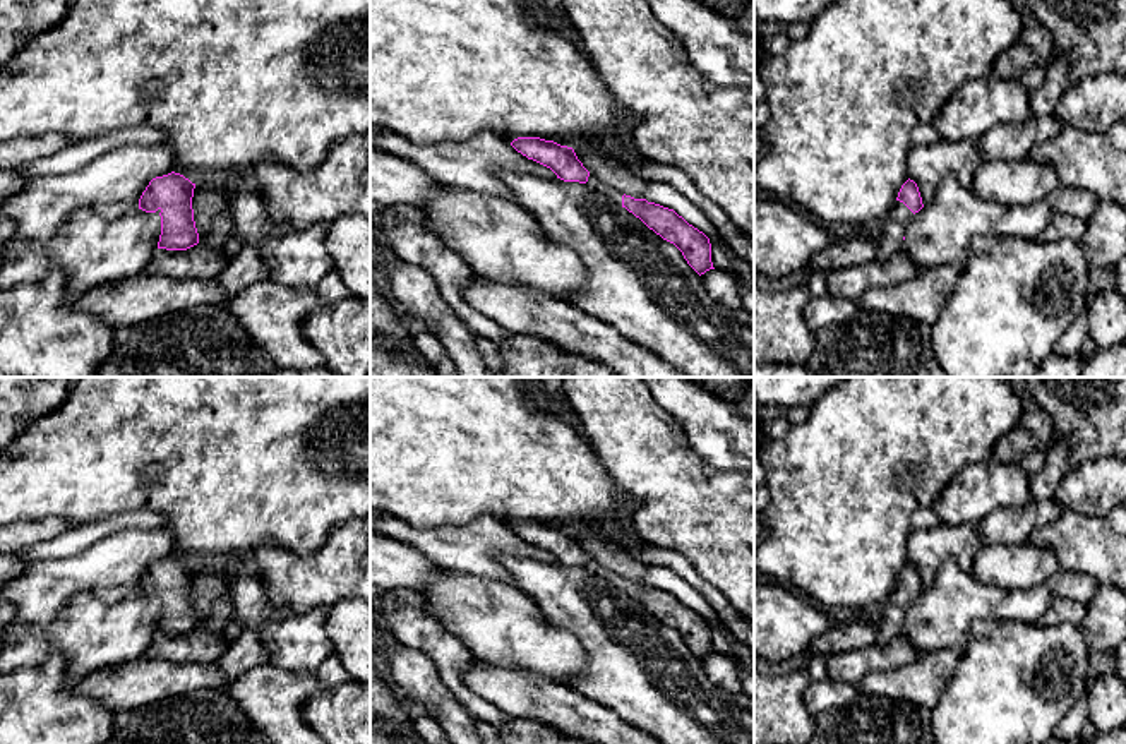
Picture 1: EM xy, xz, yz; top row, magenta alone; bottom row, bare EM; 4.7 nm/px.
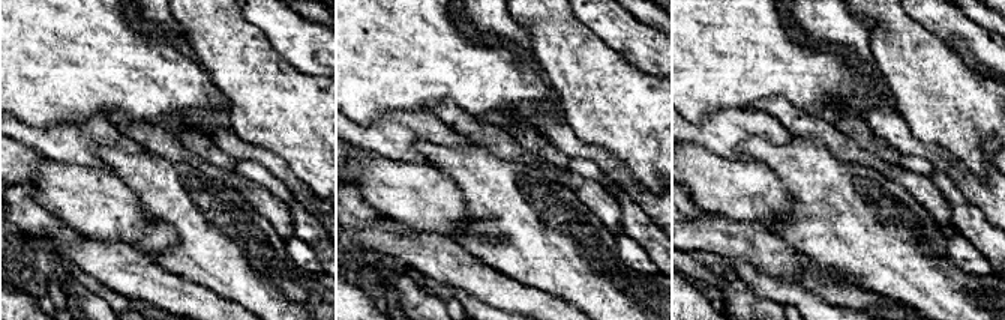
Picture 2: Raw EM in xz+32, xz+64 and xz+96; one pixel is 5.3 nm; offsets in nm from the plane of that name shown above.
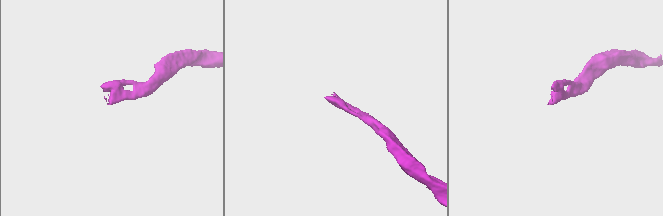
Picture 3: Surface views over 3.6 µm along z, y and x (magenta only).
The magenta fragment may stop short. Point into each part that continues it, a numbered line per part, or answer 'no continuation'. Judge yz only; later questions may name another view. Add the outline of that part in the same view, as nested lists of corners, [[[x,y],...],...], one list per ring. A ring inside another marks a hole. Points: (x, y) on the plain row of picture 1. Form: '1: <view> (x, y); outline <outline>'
1: yz (897, 606); outline [[[896,585],[893,588],[884,603],[876,645],[886,646],[889,641],[903,634],[903,621],[912,602],[913,597],[903,586]]]

